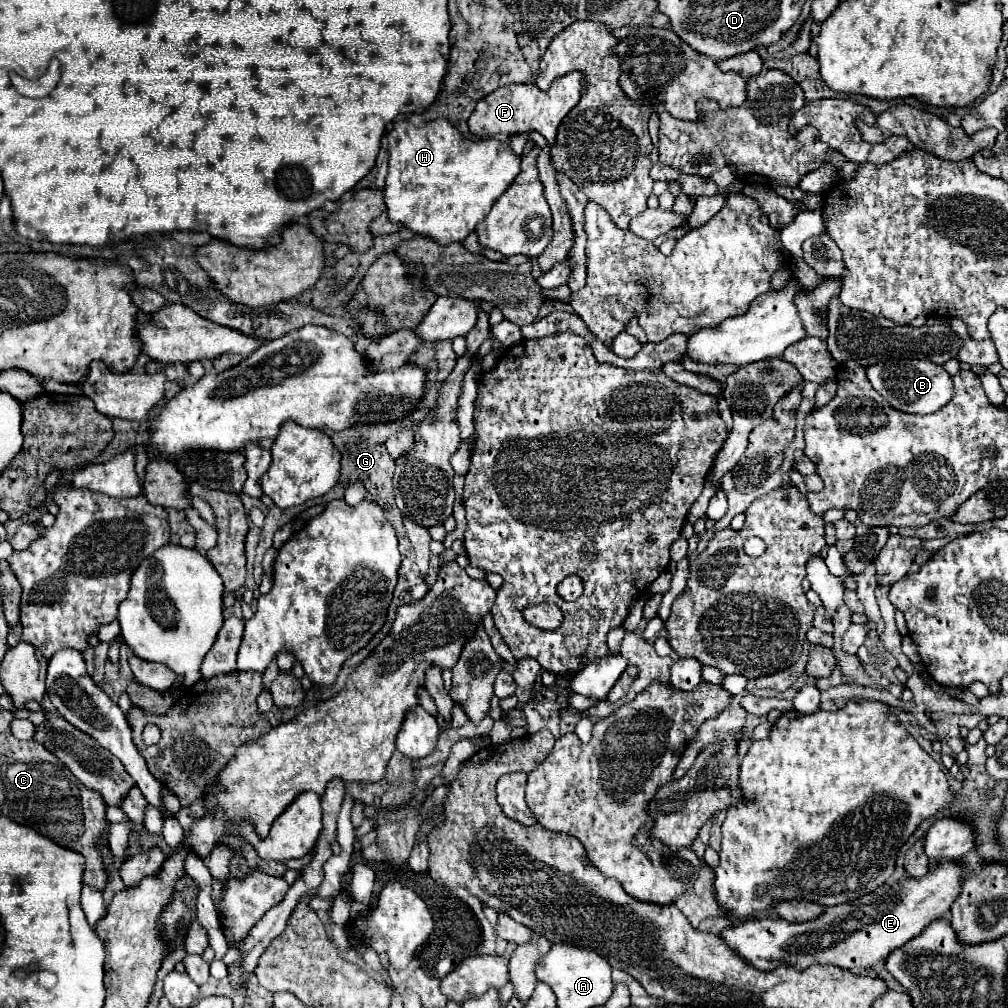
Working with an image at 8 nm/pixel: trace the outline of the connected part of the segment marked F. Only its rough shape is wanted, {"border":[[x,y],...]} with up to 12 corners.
{"border":[[582,74],[504,86],[468,120],[480,138],[538,132],[552,144]]}

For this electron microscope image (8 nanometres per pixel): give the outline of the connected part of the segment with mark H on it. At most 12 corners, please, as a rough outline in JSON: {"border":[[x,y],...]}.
{"border":[[444,118],[386,138],[388,220],[462,242],[520,172]]}

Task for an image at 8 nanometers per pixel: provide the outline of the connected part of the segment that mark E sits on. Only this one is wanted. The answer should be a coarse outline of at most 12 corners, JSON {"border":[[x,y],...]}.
{"border":[[962,866],[886,882],[812,922],[720,936],[750,966],[870,968],[942,918]]}

